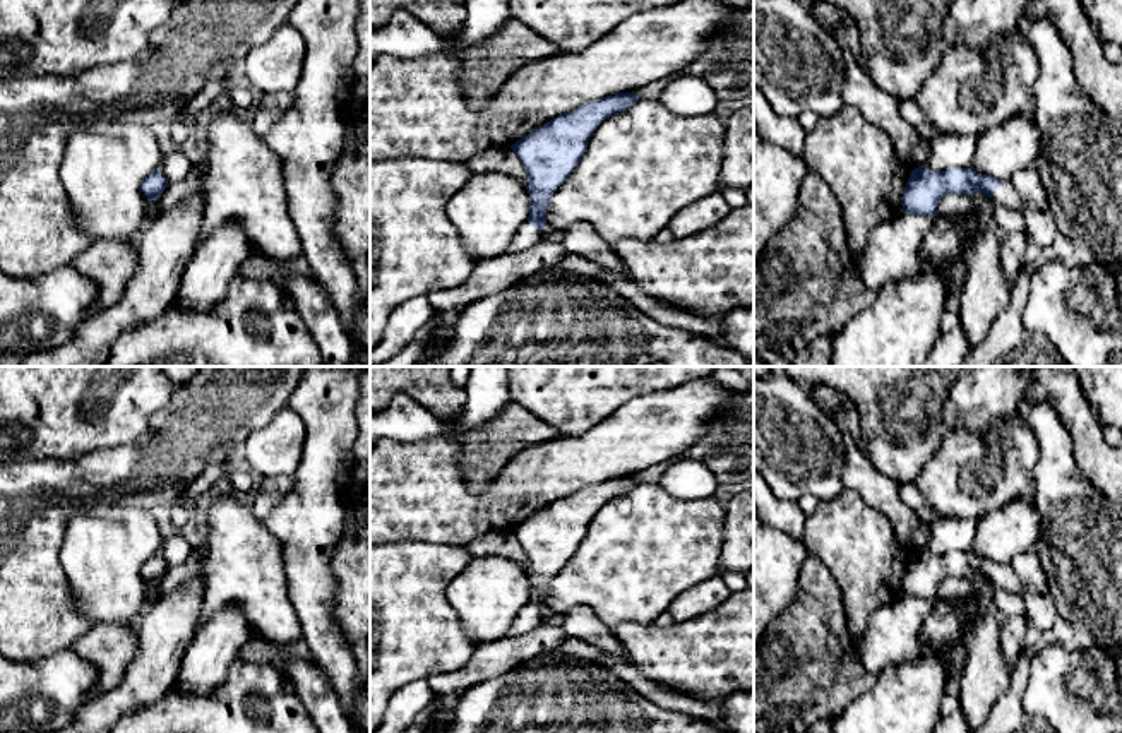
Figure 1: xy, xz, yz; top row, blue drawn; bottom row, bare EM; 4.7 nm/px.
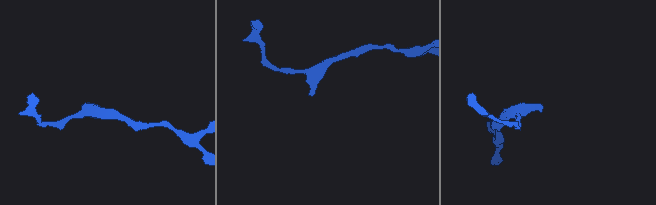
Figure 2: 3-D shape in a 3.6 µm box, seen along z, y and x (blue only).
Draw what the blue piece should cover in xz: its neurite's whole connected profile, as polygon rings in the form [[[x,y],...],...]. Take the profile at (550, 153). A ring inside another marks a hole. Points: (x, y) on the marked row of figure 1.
[[[634,91],[591,101],[546,122],[510,146],[526,168],[526,190],[533,207],[528,221],[504,253],[521,252],[541,241],[541,229],[546,224],[545,209],[553,192],[579,164],[593,132],[605,118],[630,108],[637,101]]]

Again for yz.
[[[918,166],[911,171],[903,197],[903,212],[918,216],[937,216],[939,200],[944,195],[970,195],[982,192],[995,204],[1023,212],[1023,204],[1011,180],[997,180],[987,175],[975,173],[971,168],[949,168],[934,171],[927,166]]]

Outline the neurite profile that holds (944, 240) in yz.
[[[937,214],[934,226],[922,241],[922,257],[928,264],[942,264],[956,257],[963,250],[963,229],[956,223],[956,216]]]

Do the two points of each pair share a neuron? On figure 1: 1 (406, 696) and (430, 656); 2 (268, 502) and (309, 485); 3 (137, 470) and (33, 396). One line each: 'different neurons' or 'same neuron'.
1: different neurons
2: different neurons
3: different neurons

